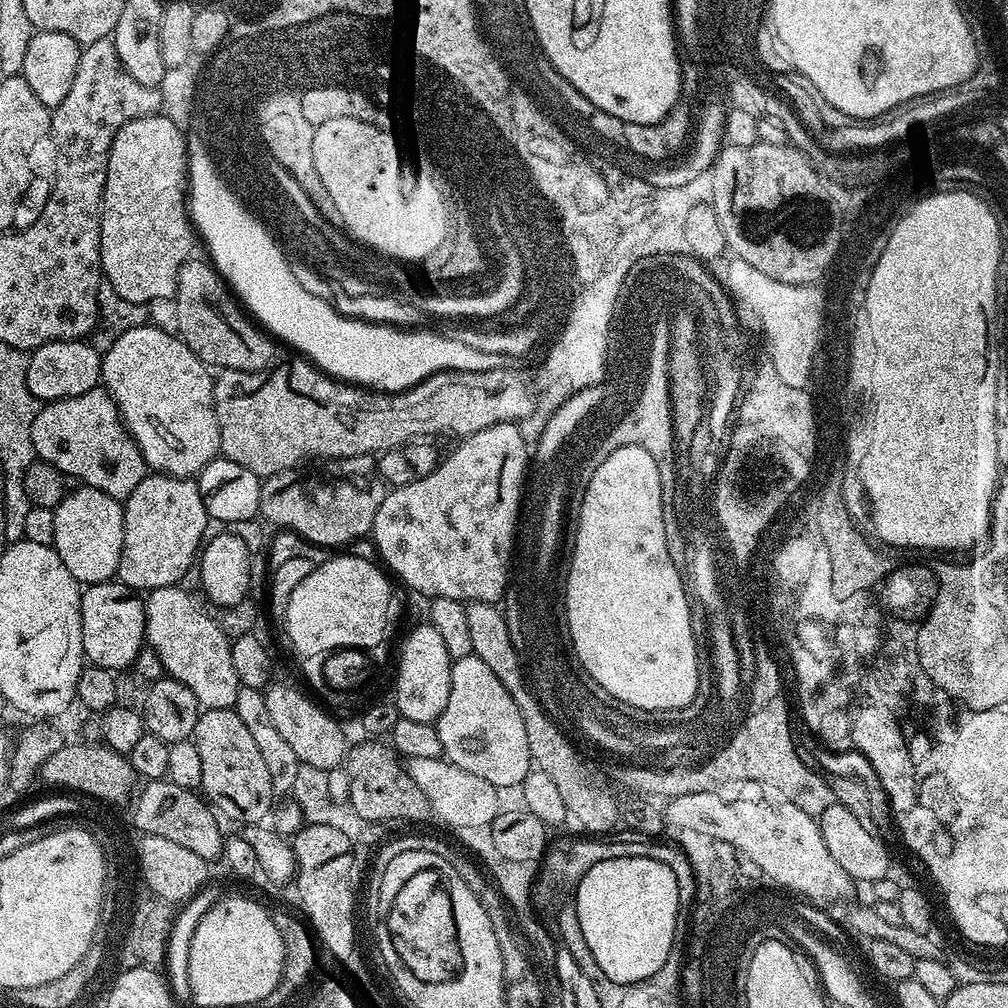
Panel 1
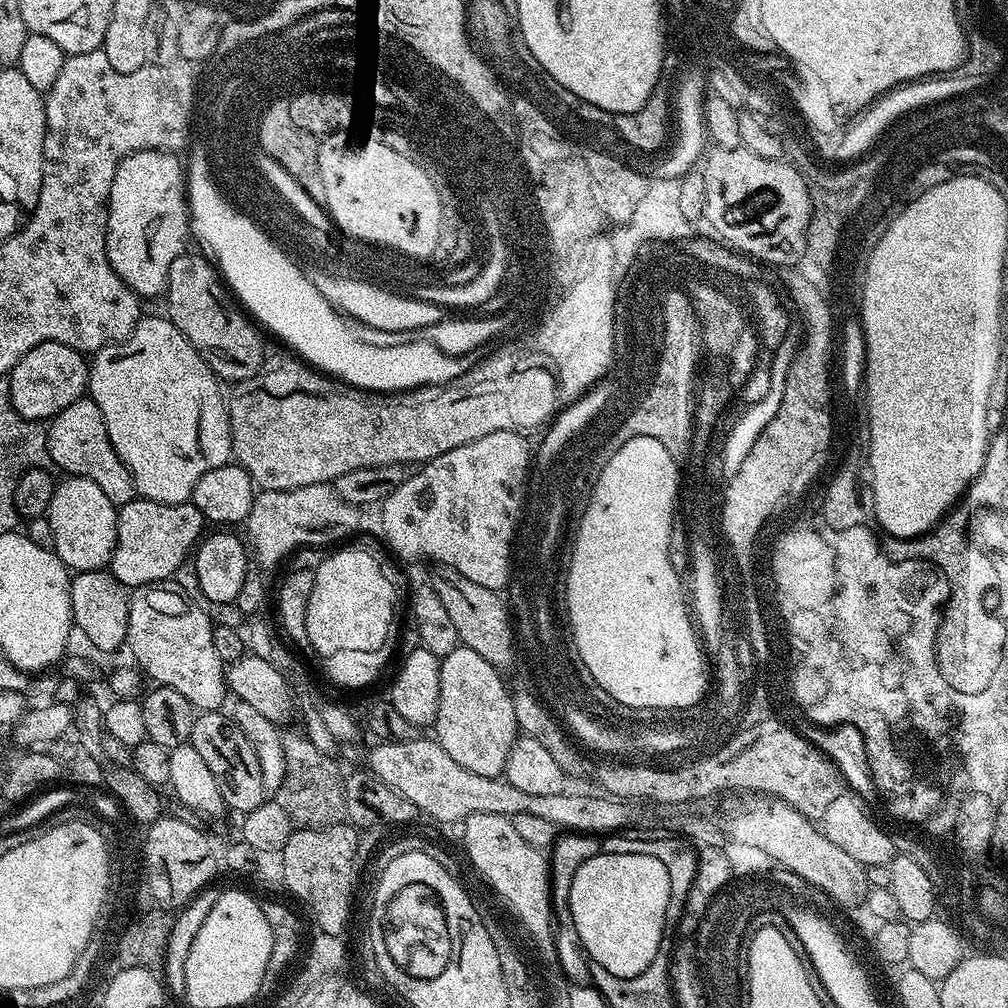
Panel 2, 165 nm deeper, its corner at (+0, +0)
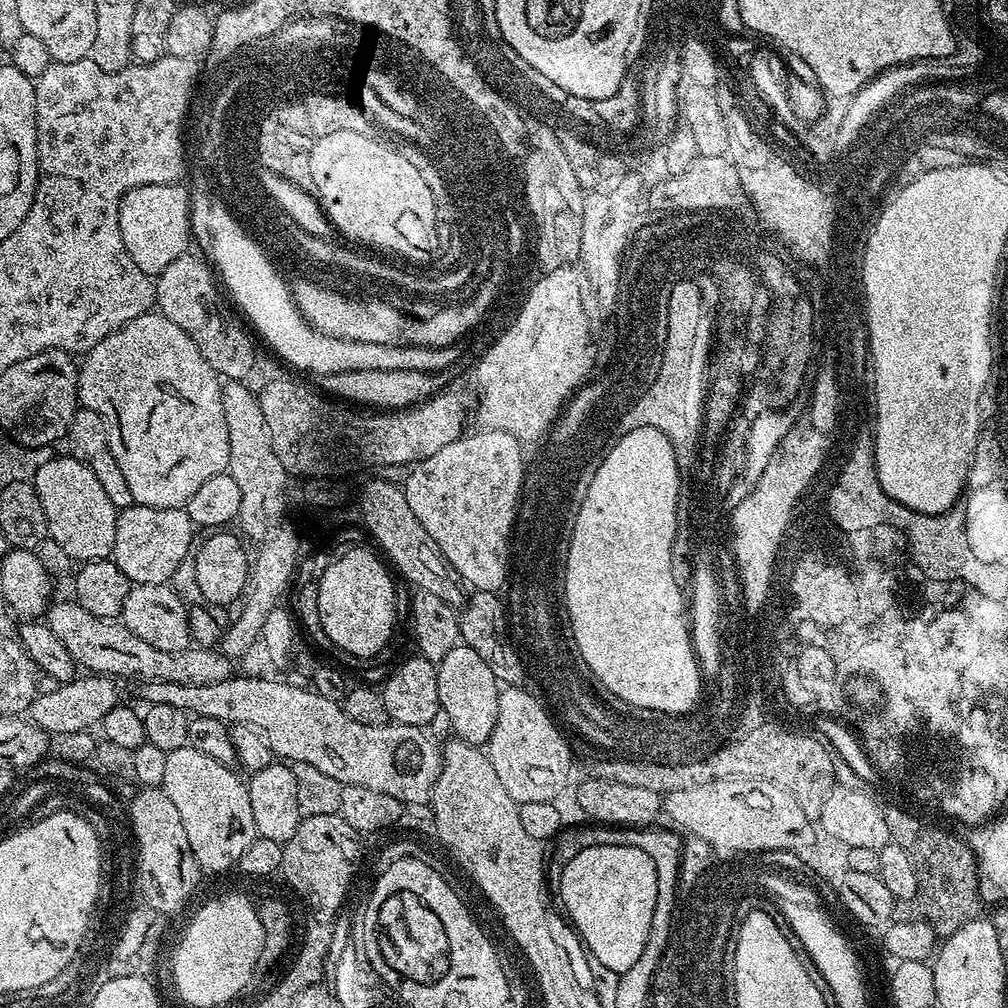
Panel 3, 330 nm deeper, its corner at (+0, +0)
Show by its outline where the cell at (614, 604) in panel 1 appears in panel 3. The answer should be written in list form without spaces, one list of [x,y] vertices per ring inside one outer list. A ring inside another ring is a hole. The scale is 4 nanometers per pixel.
[[[640,428],[636,432],[628,433],[621,438],[613,449],[610,456],[602,462],[601,468],[594,476],[594,480],[589,486],[590,498],[589,506],[580,516],[579,527],[576,530],[575,547],[572,548],[571,571],[568,572],[570,578],[571,599],[567,606],[567,623],[572,630],[572,636],[579,638],[580,647],[584,649],[584,656],[591,660],[592,667],[603,676],[605,684],[609,688],[616,689],[621,696],[628,697],[638,704],[651,705],[655,708],[672,709],[679,711],[688,708],[689,704],[696,698],[697,681],[702,677],[700,664],[696,661],[696,652],[692,649],[692,636],[688,633],[688,622],[690,626],[690,612],[684,609],[684,598],[686,602],[686,592],[680,589],[680,584],[676,581],[676,572],[672,569],[672,558],[674,559],[674,549],[678,543],[678,531],[675,528],[675,516],[677,508],[680,507],[680,495],[682,479],[680,480],[680,468],[676,465],[677,449],[668,434],[662,429]]]

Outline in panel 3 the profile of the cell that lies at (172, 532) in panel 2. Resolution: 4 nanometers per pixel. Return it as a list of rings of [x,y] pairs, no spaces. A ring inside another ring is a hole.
[[[134,502],[128,508],[117,511],[114,550],[110,558],[133,585],[167,585],[174,570],[178,570],[178,566],[189,559],[193,551],[192,532],[194,525],[184,508],[155,508]]]

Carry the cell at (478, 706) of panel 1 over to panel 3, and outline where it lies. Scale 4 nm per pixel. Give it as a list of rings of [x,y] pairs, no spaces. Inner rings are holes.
[[[459,646],[442,658],[436,669],[436,677],[440,706],[443,715],[448,715],[448,720],[456,731],[453,733],[467,744],[487,745],[498,718],[502,691],[491,666],[482,658],[482,654],[467,646]]]

